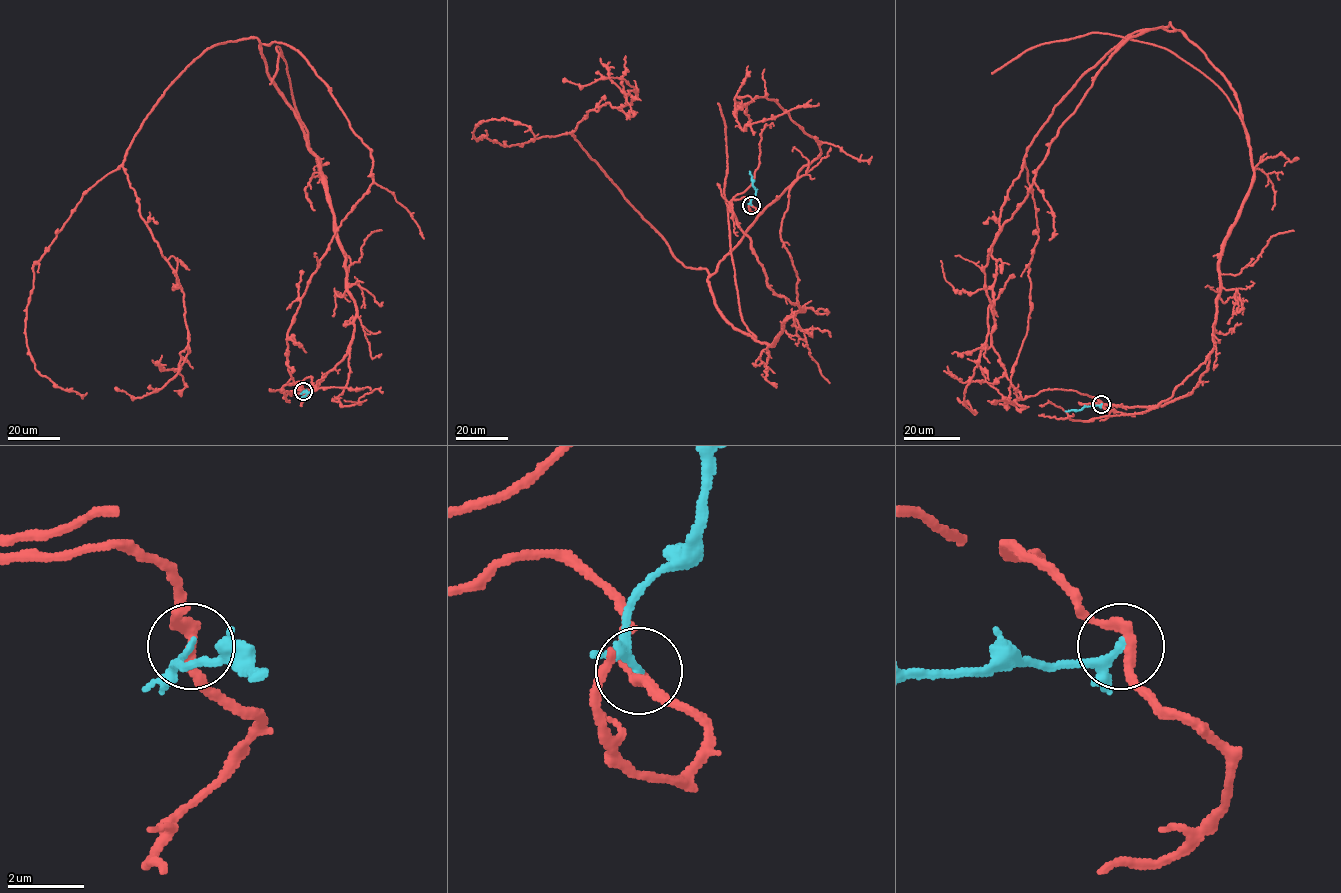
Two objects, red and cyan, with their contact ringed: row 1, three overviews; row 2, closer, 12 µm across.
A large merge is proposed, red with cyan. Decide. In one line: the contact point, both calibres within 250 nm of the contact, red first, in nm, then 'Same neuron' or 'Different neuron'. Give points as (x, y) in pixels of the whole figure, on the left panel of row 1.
Place: (303, 391). Thickness 280 nm (red) against 170 nm. Different neuron

